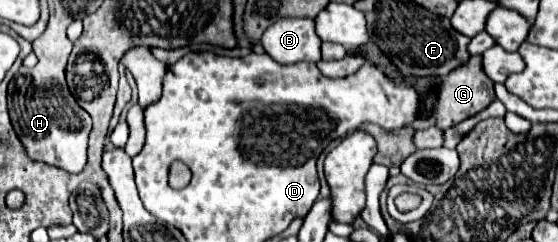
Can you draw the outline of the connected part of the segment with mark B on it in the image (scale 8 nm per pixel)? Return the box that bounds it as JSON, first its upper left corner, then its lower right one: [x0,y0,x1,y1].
[262,18,322,64]

